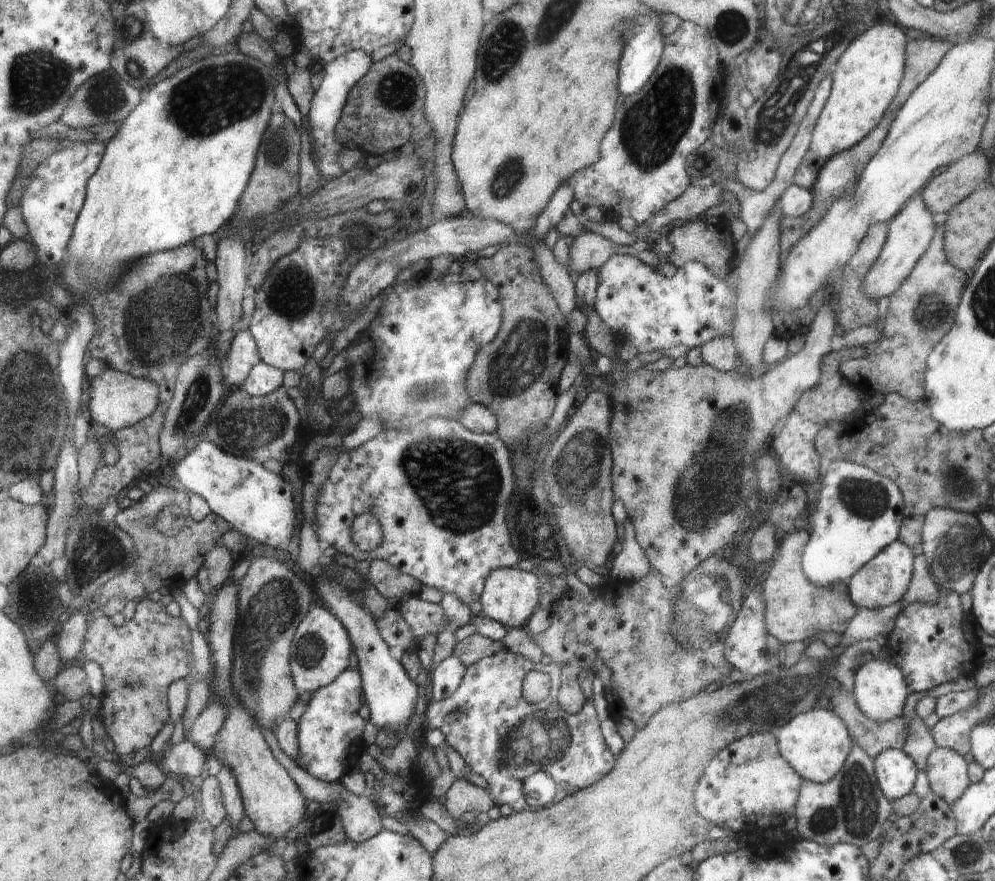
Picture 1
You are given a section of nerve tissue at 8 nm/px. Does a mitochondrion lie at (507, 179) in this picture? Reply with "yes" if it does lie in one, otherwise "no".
yes

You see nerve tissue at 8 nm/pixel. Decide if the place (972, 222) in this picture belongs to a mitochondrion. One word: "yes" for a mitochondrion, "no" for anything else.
no

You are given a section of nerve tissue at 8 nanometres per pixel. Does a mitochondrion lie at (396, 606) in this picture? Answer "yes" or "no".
no

